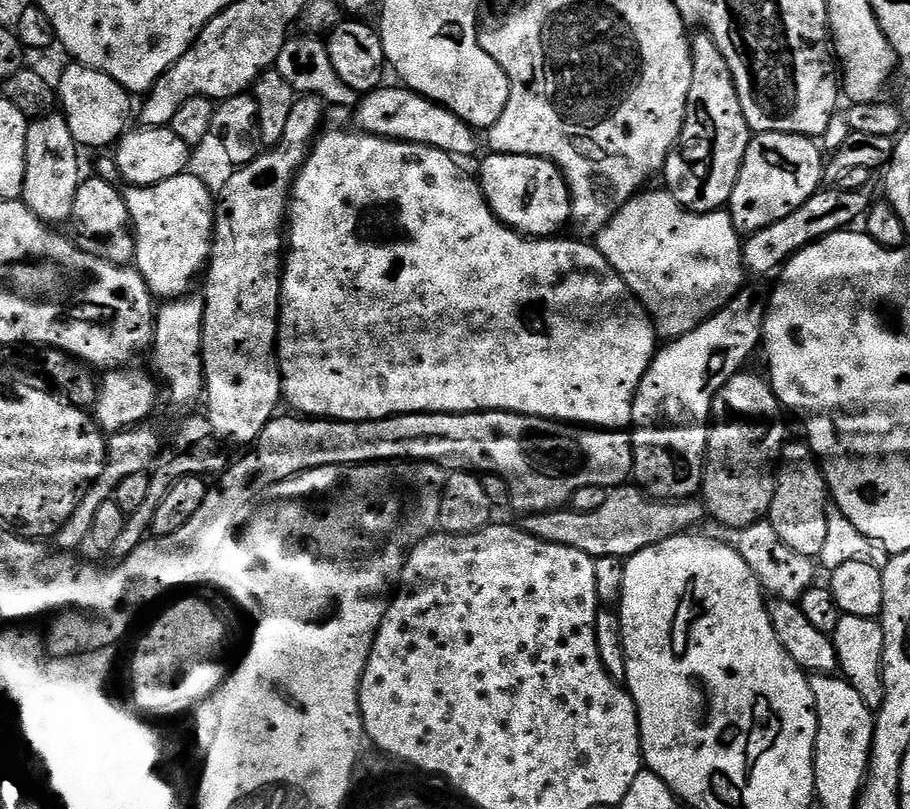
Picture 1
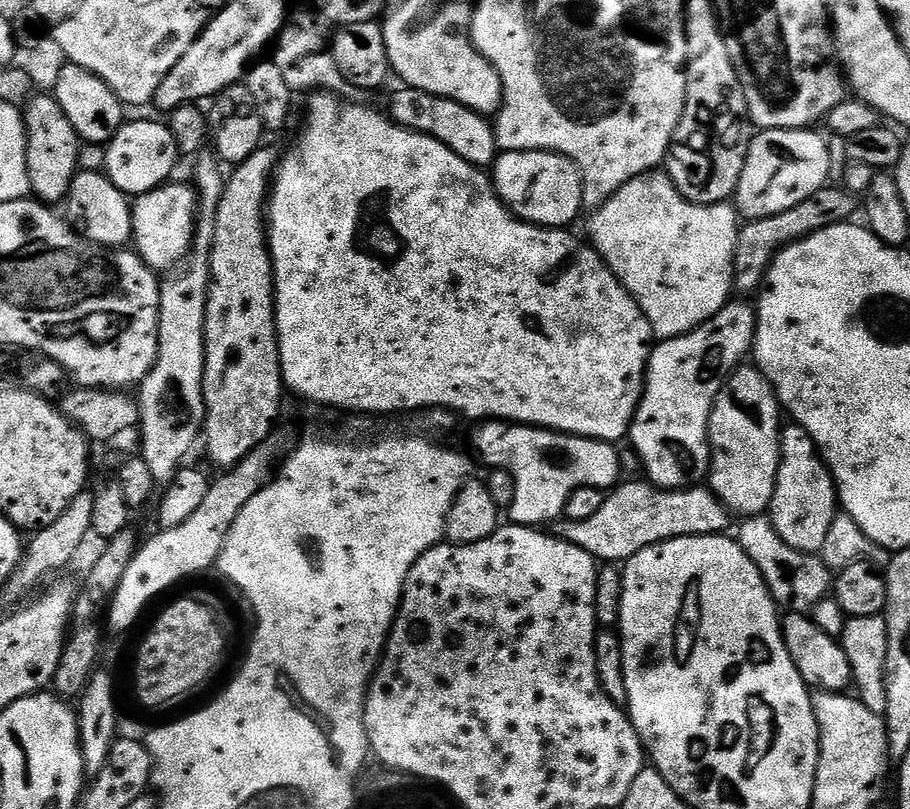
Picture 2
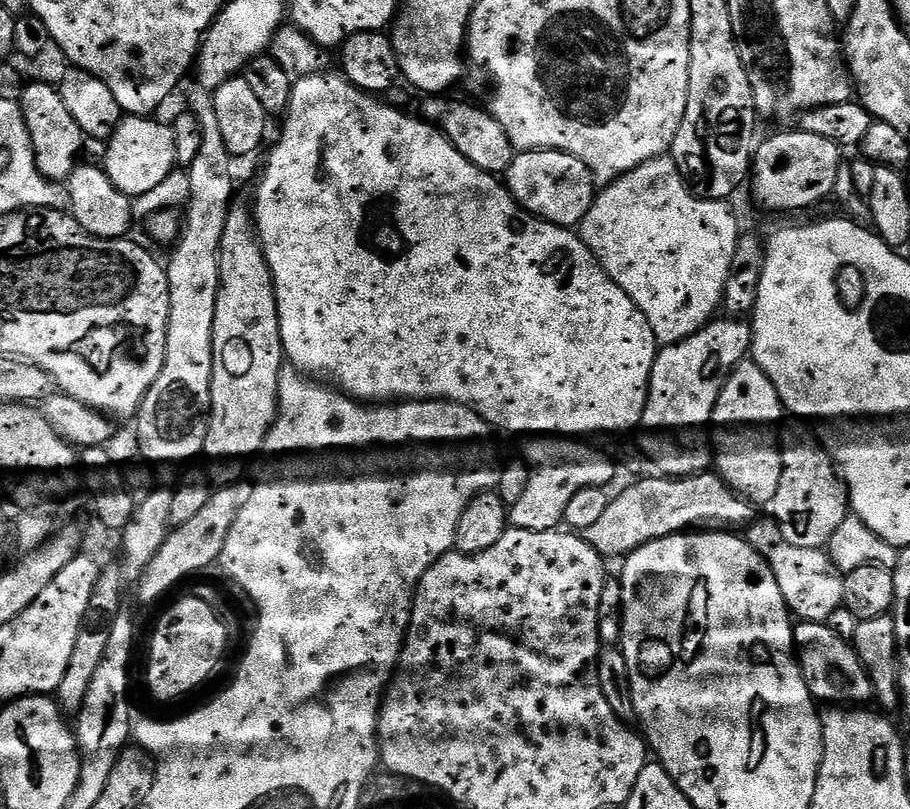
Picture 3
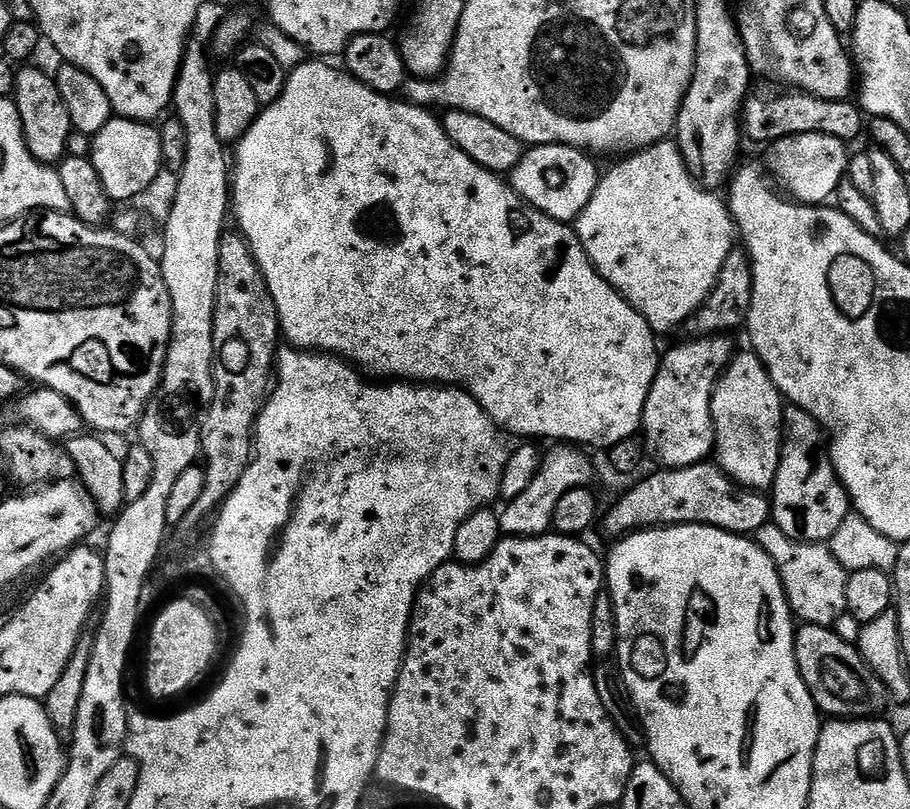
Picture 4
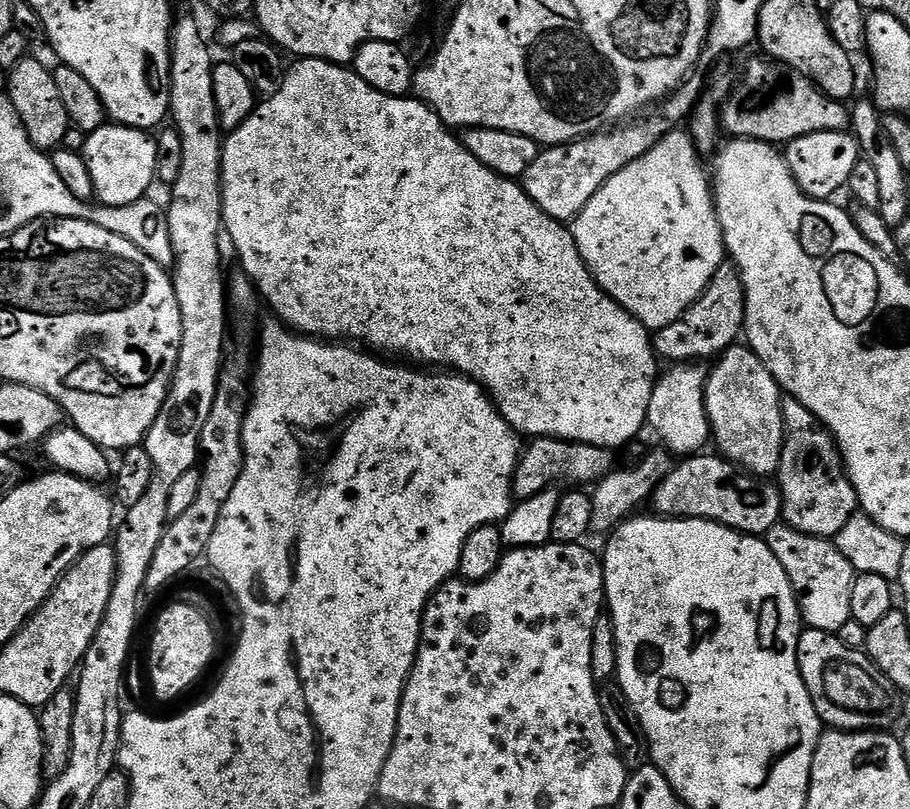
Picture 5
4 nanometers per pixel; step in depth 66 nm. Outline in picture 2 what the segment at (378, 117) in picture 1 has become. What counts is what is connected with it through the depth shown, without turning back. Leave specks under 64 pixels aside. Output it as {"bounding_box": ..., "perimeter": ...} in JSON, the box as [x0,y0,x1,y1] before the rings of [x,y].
{"bounding_box":[390,86,498,170],"perimeter":[[[404,86],[399,90],[401,92],[396,92],[392,96],[392,112],[390,111],[391,119],[395,123],[442,142],[447,148],[454,150],[458,158],[470,162],[478,169],[488,170],[495,165],[498,145],[496,130],[490,123],[489,117],[480,116],[474,110],[450,98],[426,94],[417,88]]]}

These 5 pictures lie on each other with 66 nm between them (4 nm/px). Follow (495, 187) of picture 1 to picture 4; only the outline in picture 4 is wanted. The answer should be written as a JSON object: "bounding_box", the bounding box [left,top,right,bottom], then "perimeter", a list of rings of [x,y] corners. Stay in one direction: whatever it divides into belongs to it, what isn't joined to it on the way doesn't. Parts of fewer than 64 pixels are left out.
{"bounding_box":[510,144,601,222],"perimeter":[[[537,144],[529,147],[518,166],[512,168],[510,183],[525,204],[555,220],[572,222],[588,205],[600,182],[601,169],[596,169],[591,159],[595,160],[585,149],[572,148],[569,144]]]}

